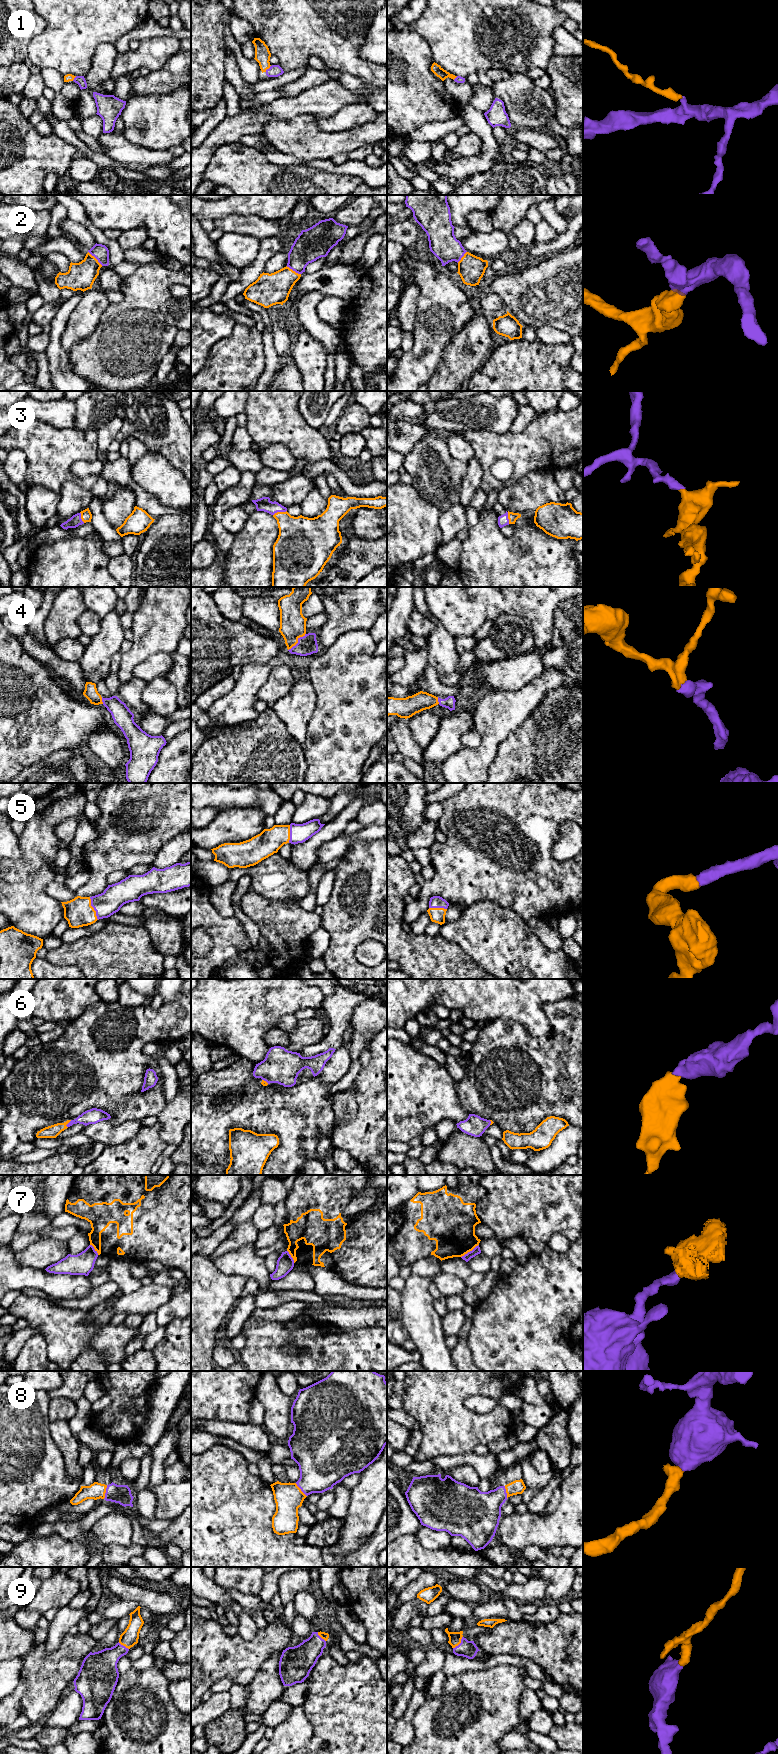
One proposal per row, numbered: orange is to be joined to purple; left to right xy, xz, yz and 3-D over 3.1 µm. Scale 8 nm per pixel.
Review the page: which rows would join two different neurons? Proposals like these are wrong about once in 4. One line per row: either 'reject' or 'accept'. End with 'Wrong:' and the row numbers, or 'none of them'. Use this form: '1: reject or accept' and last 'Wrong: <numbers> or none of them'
1: accept
2: accept
3: accept
4: accept
5: accept
6: accept
7: reject
8: accept
9: accept
Wrong: 7

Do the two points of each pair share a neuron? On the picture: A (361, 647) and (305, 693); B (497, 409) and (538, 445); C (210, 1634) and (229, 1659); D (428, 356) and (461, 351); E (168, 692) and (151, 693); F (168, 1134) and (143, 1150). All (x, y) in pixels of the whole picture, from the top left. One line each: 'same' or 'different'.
A: different
B: different
C: same
D: different
E: same
F: different

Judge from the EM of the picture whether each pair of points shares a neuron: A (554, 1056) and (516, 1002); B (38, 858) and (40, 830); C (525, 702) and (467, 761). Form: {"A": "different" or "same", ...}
{"A": "different", "B": "same", "C": "same"}

